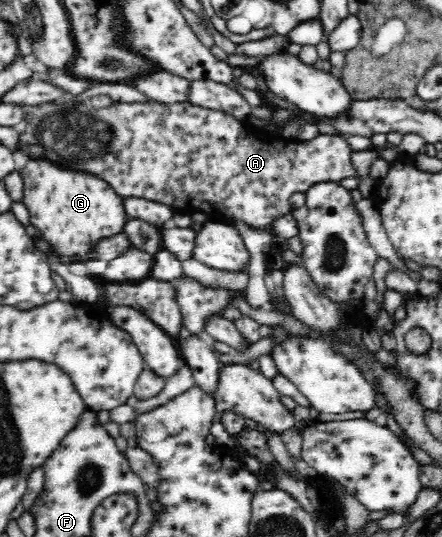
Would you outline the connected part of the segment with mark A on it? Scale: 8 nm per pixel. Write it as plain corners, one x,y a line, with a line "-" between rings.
61,96
60,98
52,102
42,102
37,105
37,111
31,113
27,111
27,114
22,125
21,136
19,139
19,150
23,151
29,158
36,160
46,159
53,163
58,163
62,167
68,167
84,171
84,173
90,173
90,175
104,179
118,197
123,200
129,197
144,198
148,201
160,202
161,204
170,206
174,212
180,214
192,214
194,212
203,212
207,216
207,220
228,222
235,224
236,222
243,222
252,228
258,230
268,230
272,237
272,248
278,248
279,250
288,250
288,245
285,238
272,232
272,224
276,218
291,213
290,197
296,193
306,193
313,185
319,182
339,182
346,178
358,178
358,174
352,165
352,152
354,152
347,142
339,136
329,136
321,134
317,138
310,141
293,141
292,138
285,138
274,135
268,130
263,131
261,127
251,125
250,121
238,121
231,114
221,110
205,109
201,106
190,104
188,101
177,102
172,104
159,103
156,101
144,101
144,102
115,102
106,108
93,108
90,98
86,102
77,102
71,104
68,102
68,98

